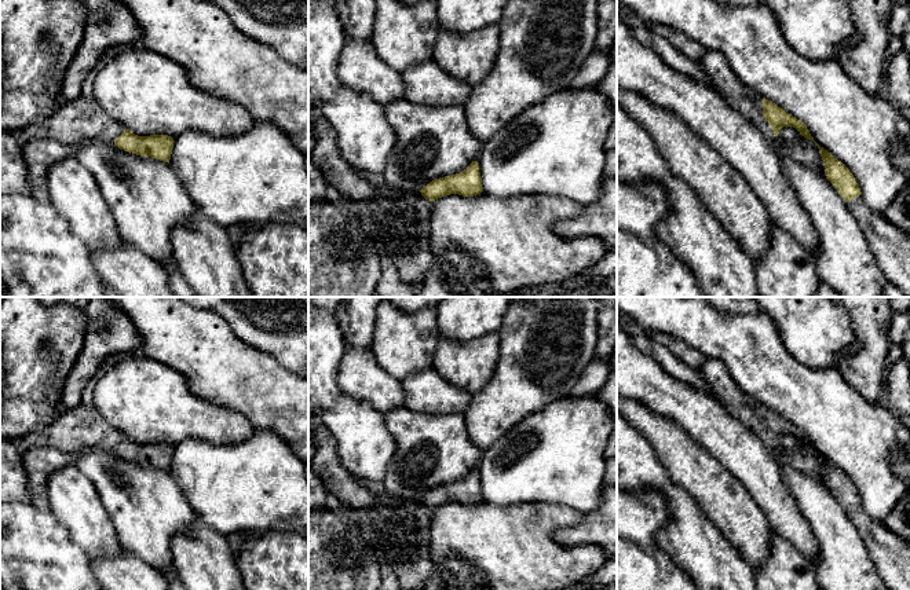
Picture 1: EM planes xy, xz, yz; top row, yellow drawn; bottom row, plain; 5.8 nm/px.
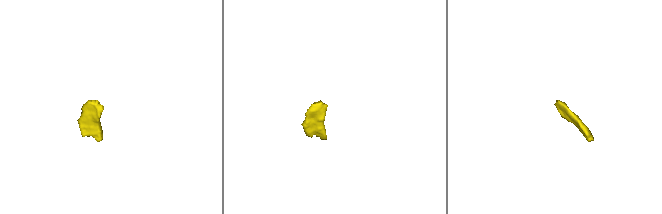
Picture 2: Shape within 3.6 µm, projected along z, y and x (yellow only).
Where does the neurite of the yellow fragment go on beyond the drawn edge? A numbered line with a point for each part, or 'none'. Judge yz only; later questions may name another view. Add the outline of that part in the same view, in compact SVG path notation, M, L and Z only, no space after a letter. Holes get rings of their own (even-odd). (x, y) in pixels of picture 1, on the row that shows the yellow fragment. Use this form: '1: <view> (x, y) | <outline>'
1: yz (738, 96) | M710 51L698 62L710 74L713 91L724 102L750 121L770 142L775 135L763 116L763 96L749 89L730 69L723 54Z
2: yz (891, 246) | M862 195L848 201L847 206L869 238L871 252L887 281L910 297L910 238L885 215L870 209Z

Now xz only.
none

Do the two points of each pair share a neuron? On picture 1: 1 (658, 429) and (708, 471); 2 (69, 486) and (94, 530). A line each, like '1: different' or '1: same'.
1: same
2: same

